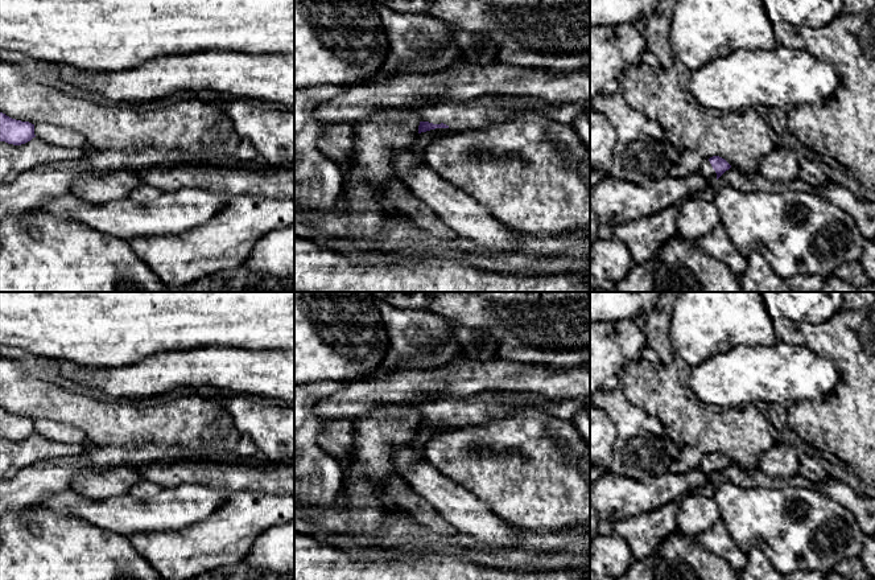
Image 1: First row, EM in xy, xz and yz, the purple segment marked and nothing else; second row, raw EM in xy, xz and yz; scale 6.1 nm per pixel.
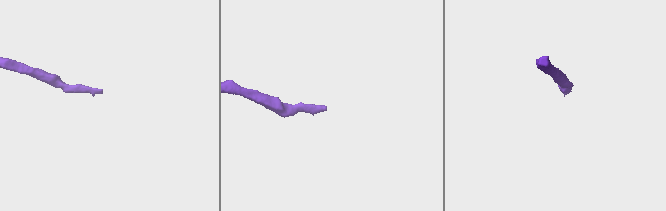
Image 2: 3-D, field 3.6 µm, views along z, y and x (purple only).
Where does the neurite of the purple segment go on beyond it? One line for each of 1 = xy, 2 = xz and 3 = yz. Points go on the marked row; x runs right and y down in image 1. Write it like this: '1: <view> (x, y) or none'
1: none
2: xz (483, 112)
3: yz (706, 169)

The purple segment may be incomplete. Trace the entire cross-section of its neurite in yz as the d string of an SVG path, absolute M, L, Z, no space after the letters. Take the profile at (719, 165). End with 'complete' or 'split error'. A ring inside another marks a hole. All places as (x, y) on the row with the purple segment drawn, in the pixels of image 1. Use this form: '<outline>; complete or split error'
M713 156L710 159L703 159L699 173L705 180L715 182L730 168L731 165L725 159Z; split error

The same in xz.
M488 96L470 102L441 102L418 108L418 133L436 128L450 128L453 132L488 128L498 123L511 122L520 112L541 112L564 124L573 124L575 118L590 111L590 102L552 104L527 96Z; split error

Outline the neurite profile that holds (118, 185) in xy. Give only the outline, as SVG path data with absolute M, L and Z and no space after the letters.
M125 170L102 176L83 174L73 184L71 193L86 202L103 205L131 197L141 182L136 173Z

